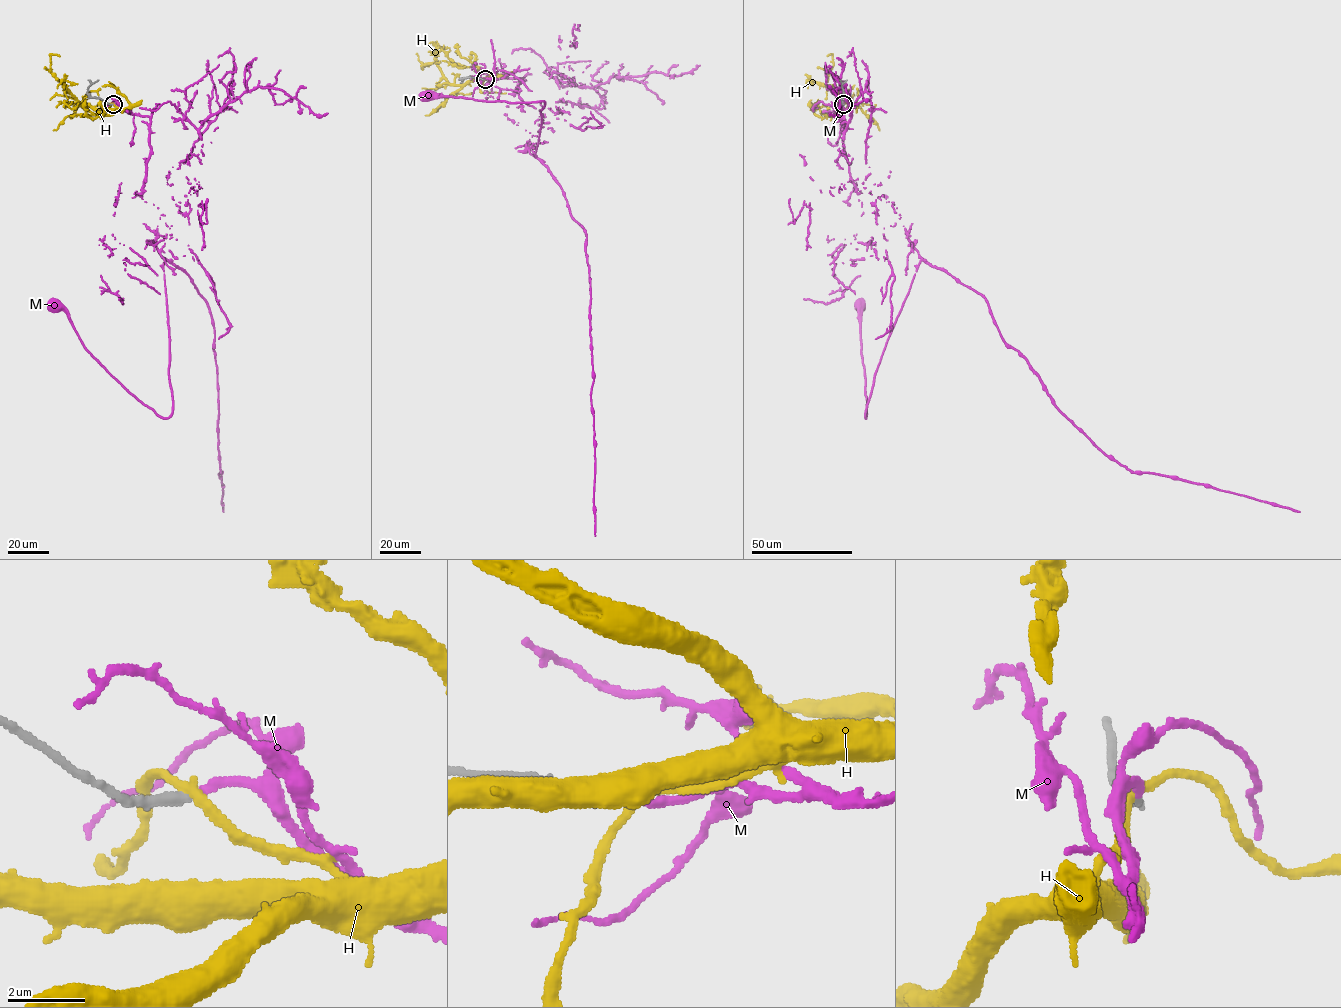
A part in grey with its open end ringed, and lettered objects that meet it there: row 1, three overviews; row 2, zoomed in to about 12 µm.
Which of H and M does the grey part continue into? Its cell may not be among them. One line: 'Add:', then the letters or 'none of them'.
Add: M

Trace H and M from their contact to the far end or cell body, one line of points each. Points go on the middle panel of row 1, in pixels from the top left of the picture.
H: (484, 79), (452, 85), (436, 62), (422, 65), (422, 69), (432, 63)
M: (484, 79), (522, 79), (507, 115), (533, 135), (528, 149), (536, 157), (543, 101), (426, 94)

